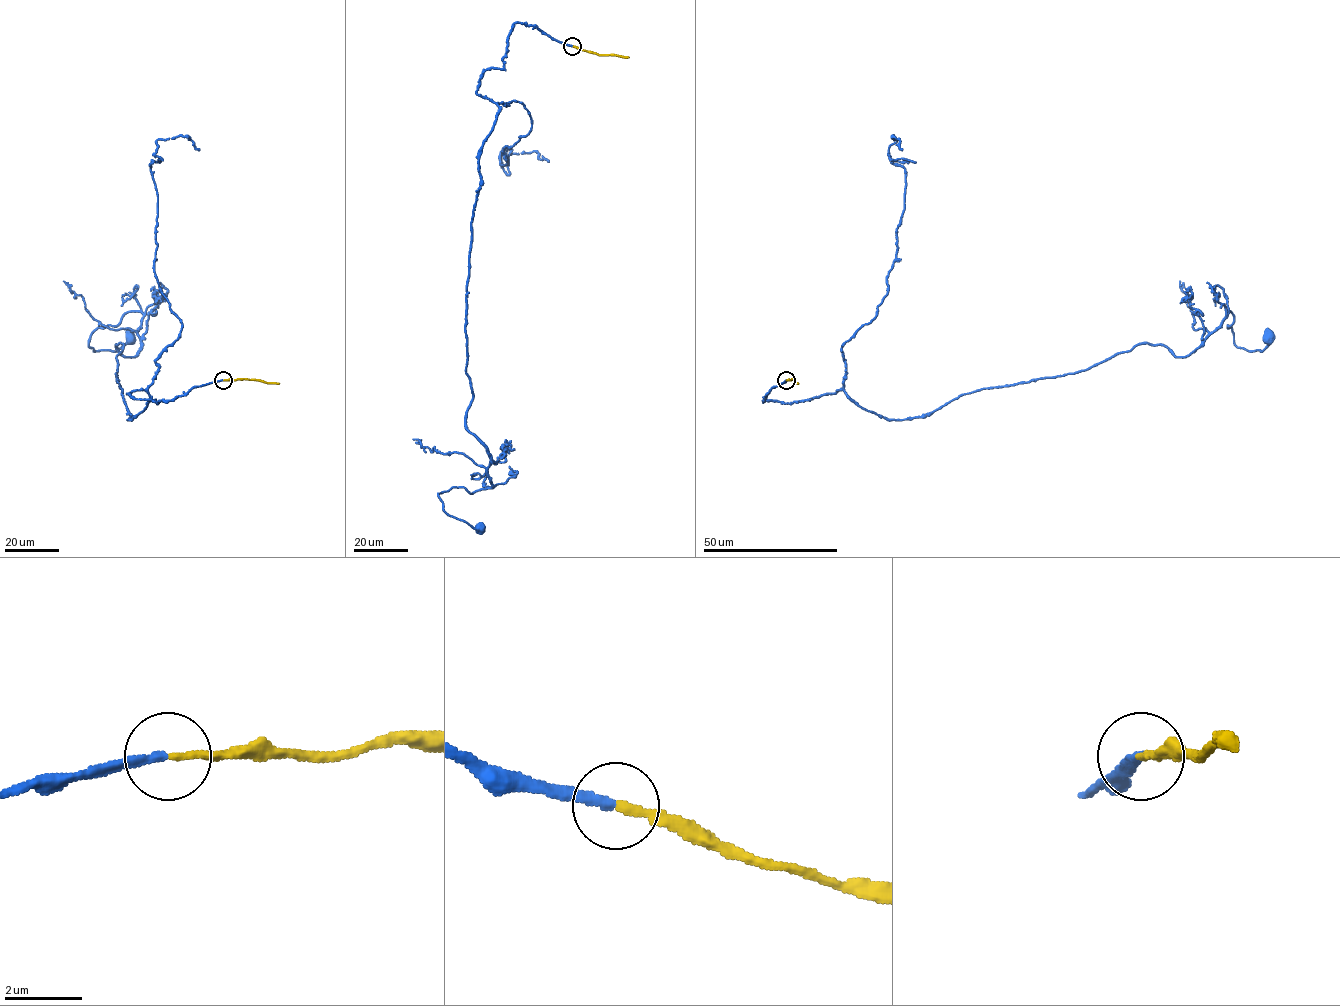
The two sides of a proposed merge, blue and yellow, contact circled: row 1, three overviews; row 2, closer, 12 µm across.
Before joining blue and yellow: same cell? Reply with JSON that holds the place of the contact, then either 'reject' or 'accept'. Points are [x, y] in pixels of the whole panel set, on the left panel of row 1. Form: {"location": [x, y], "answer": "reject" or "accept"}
{"location": [223, 380], "answer": "accept"}

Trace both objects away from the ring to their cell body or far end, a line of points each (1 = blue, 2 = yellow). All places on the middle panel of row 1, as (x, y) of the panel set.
1: (572, 46), (515, 22), (476, 90), (499, 109), (471, 224), (466, 428), (493, 486), (438, 495), (481, 528)
2: (572, 46), (598, 54), (628, 57)

